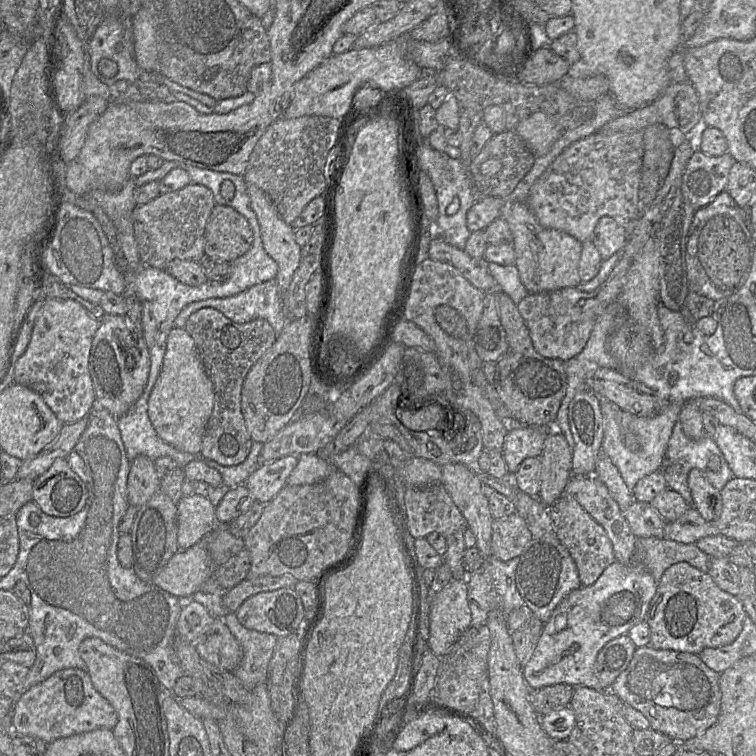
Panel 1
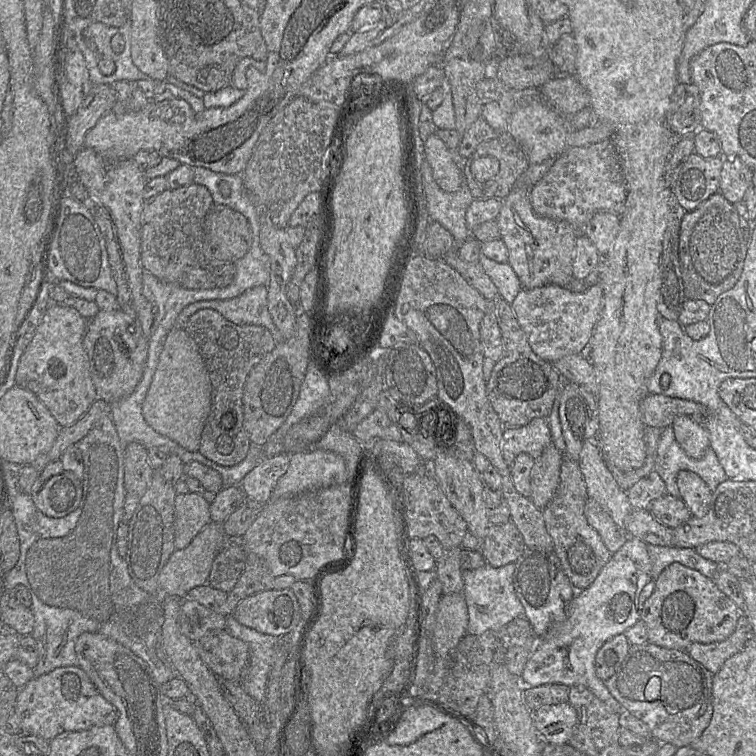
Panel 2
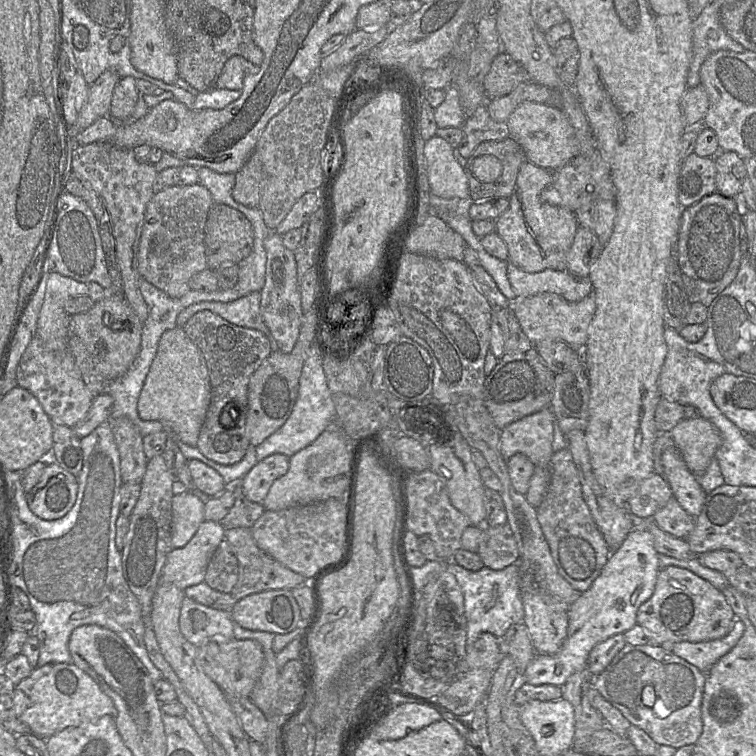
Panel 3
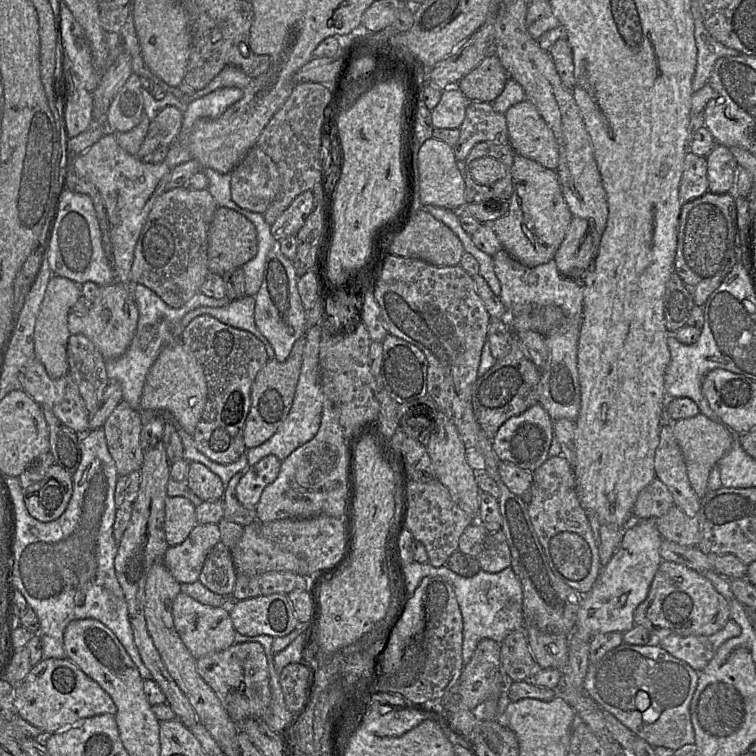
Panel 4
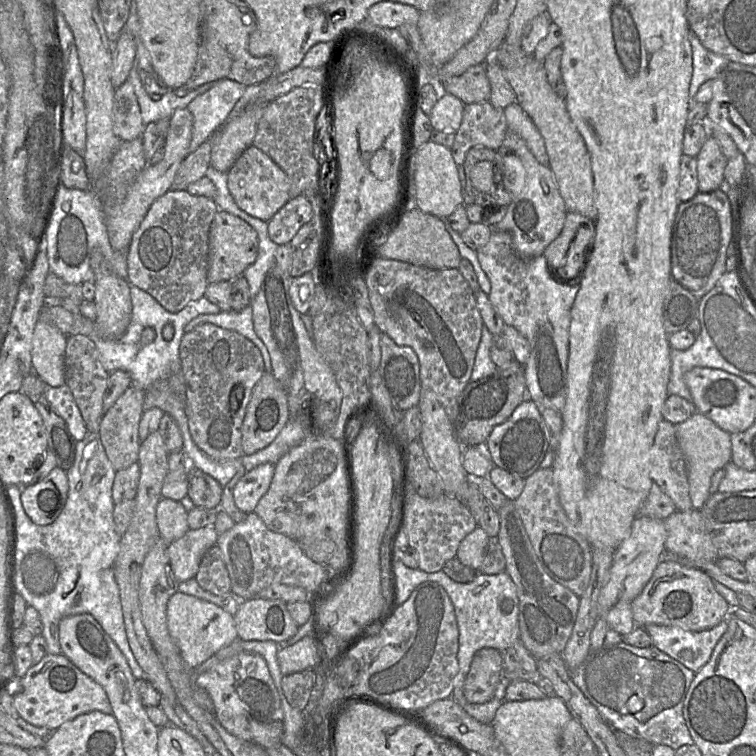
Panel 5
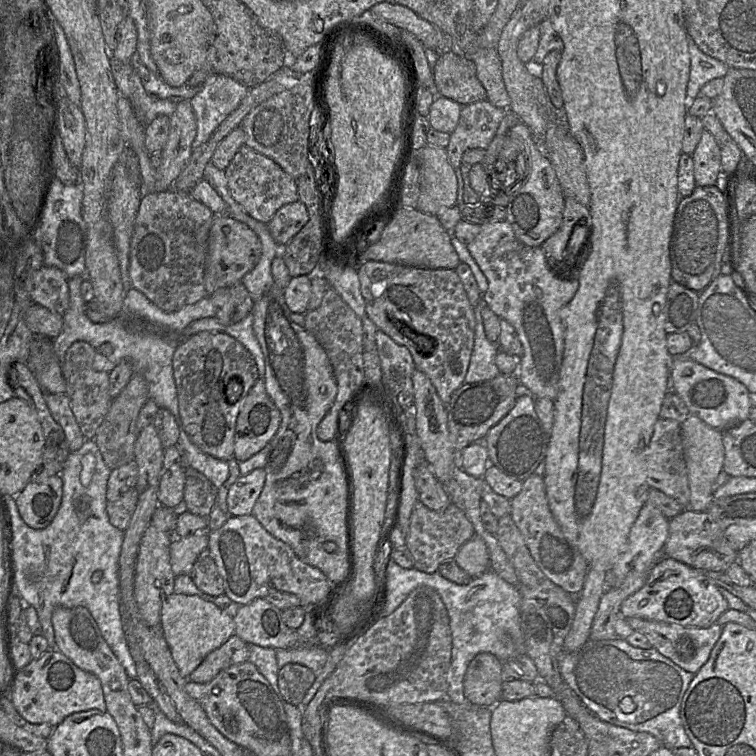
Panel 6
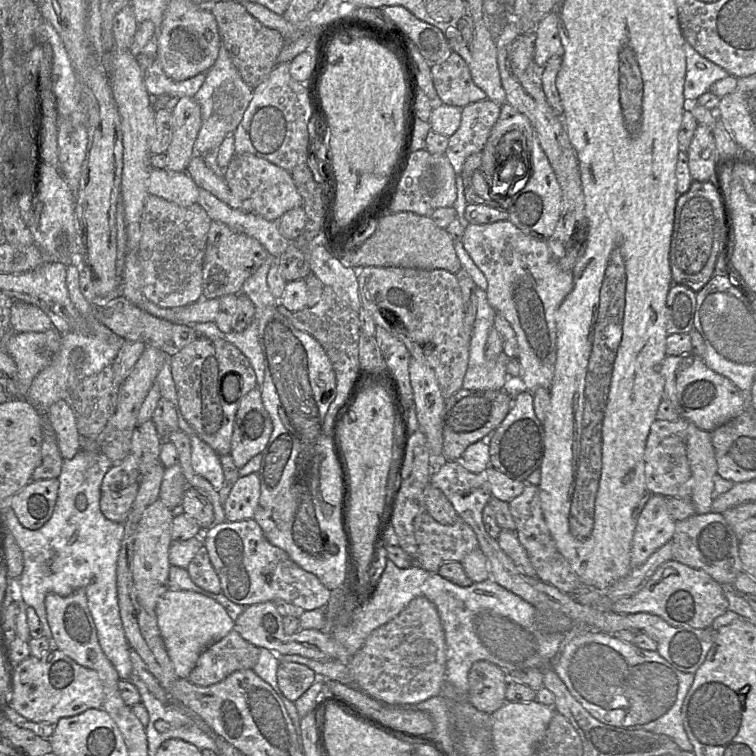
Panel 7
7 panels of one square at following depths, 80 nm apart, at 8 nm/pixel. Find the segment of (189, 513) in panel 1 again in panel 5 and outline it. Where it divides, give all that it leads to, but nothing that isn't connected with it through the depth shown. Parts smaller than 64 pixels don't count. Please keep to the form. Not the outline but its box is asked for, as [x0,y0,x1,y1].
[156,498,190,544]

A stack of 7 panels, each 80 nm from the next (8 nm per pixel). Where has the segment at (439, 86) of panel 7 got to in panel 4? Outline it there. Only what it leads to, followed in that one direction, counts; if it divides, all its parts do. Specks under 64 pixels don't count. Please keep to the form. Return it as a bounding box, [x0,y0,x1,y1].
[457,53,510,103]

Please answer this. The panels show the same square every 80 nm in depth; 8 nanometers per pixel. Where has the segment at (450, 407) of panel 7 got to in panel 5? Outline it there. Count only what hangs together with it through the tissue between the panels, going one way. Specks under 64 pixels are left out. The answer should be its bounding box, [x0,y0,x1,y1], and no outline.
[453,359,527,447]

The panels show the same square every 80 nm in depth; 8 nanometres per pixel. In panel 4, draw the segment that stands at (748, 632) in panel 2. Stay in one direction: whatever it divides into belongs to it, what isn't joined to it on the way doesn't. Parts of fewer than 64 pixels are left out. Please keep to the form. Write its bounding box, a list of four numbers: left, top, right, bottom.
[658,619,741,672]

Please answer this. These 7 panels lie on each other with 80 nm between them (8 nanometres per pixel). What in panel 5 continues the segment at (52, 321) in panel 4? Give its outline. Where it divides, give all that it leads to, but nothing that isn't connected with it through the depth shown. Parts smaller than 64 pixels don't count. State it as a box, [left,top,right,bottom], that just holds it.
[32,319,68,387]

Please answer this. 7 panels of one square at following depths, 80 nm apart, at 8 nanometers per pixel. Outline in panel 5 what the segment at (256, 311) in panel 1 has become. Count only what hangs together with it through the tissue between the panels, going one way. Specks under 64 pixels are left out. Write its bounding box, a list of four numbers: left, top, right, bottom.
[184,305,272,372]

